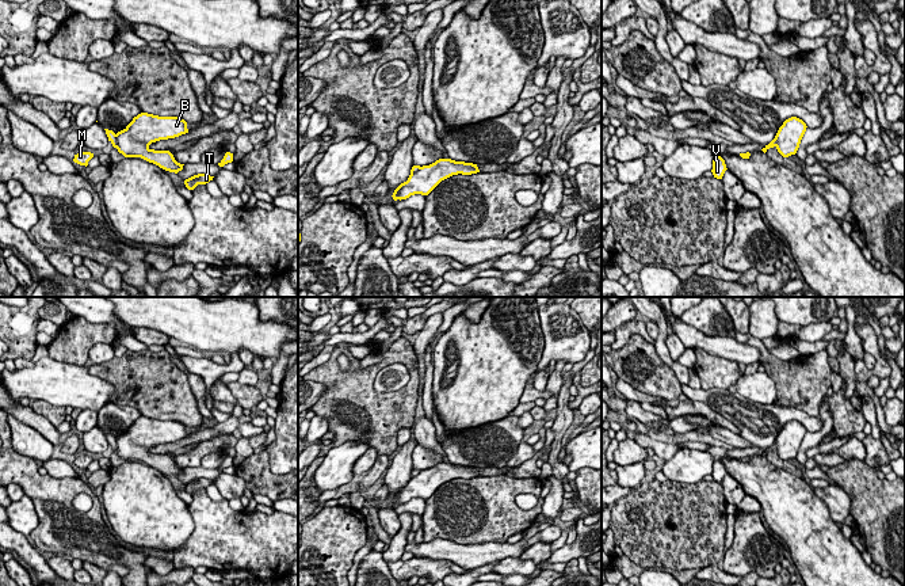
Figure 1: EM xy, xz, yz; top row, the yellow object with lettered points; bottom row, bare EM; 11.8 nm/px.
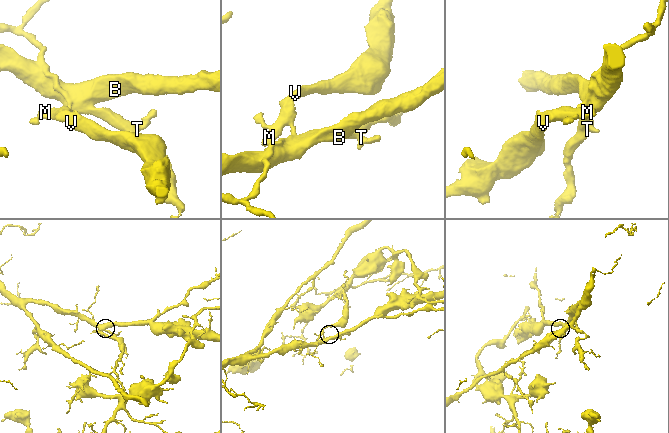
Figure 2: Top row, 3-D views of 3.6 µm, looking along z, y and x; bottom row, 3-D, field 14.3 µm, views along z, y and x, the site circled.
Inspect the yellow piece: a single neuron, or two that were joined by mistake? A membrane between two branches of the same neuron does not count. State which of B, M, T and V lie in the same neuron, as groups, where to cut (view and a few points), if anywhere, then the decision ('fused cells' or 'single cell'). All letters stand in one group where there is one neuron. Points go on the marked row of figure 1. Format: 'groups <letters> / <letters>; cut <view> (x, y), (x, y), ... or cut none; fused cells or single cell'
groups B T / M V; cut xy (114, 134), (115, 147); fused cells

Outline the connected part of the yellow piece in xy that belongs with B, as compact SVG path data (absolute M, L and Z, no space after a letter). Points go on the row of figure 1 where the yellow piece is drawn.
M141 113L123 130L115 134L115 148L125 157L141 157L165 171L177 174L184 164L177 163L169 151L154 151L149 145L186 133L188 133L187 122L182 118Z

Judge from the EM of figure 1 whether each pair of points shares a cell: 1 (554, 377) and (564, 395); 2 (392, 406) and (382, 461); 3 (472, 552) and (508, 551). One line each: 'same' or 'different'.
1: different
2: different
3: same

